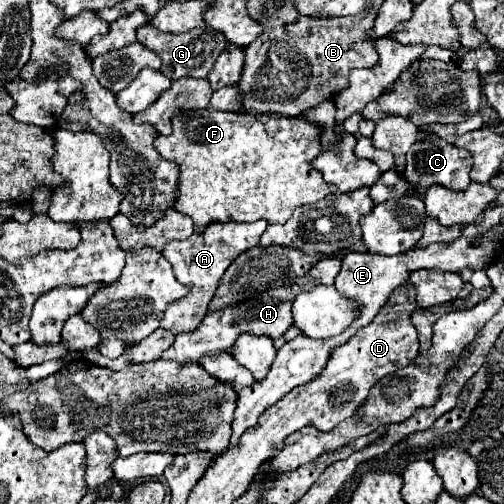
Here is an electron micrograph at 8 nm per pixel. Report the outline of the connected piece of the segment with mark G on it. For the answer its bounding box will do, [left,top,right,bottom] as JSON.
[137,24,227,80]

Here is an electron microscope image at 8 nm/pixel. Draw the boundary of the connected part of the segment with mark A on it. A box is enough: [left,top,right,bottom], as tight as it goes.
[161,220,267,334]

